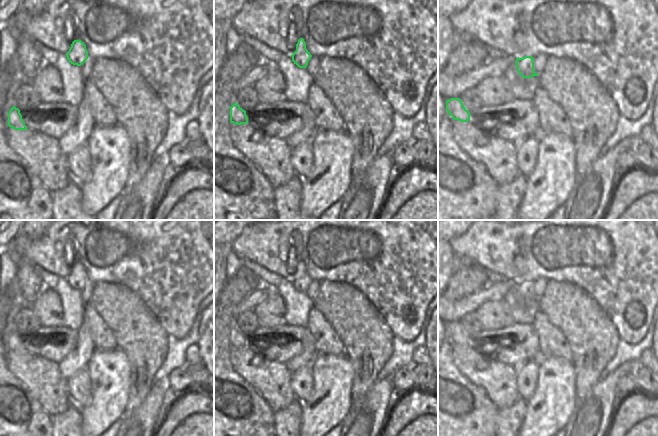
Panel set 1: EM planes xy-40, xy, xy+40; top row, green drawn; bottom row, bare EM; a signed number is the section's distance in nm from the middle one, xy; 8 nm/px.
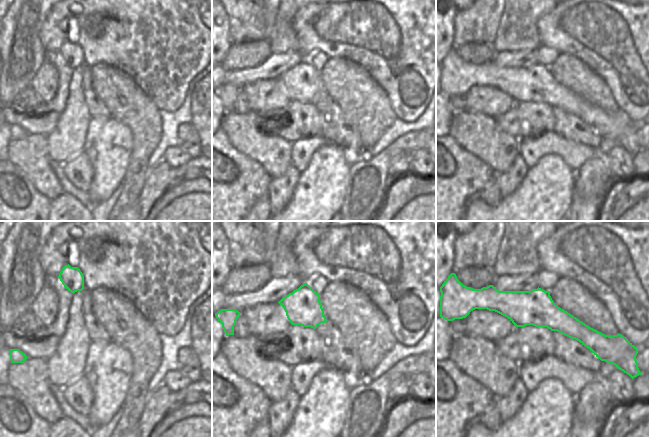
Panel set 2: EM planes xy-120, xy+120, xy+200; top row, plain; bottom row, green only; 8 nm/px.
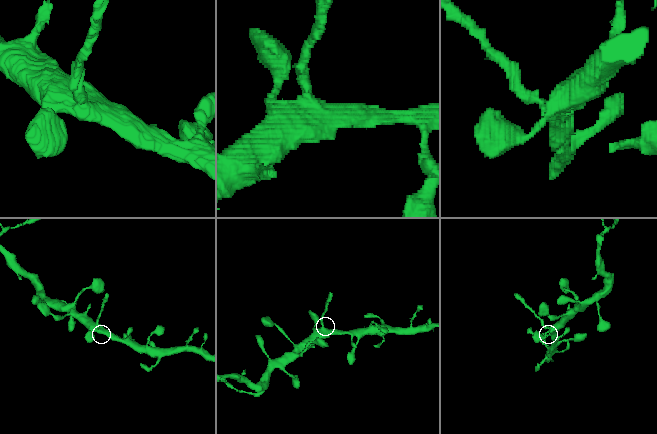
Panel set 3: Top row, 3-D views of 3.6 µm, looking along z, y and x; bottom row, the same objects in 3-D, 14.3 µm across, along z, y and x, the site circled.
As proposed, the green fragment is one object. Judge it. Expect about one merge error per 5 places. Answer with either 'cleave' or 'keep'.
cleave

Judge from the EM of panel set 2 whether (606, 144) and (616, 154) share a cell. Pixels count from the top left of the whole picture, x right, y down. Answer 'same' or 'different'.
different

